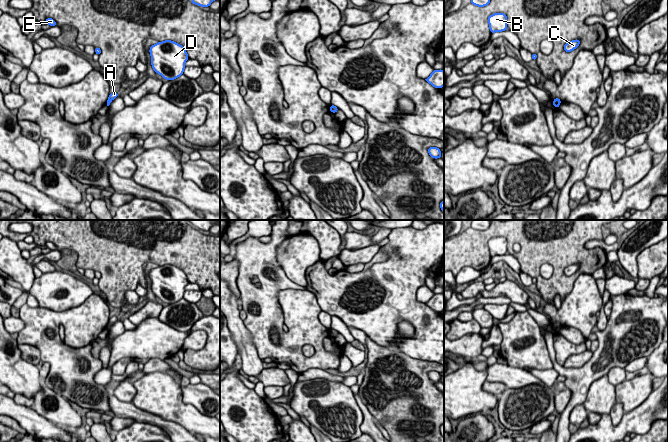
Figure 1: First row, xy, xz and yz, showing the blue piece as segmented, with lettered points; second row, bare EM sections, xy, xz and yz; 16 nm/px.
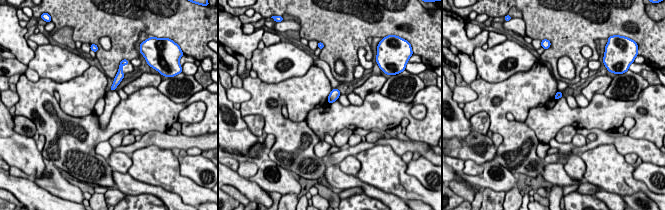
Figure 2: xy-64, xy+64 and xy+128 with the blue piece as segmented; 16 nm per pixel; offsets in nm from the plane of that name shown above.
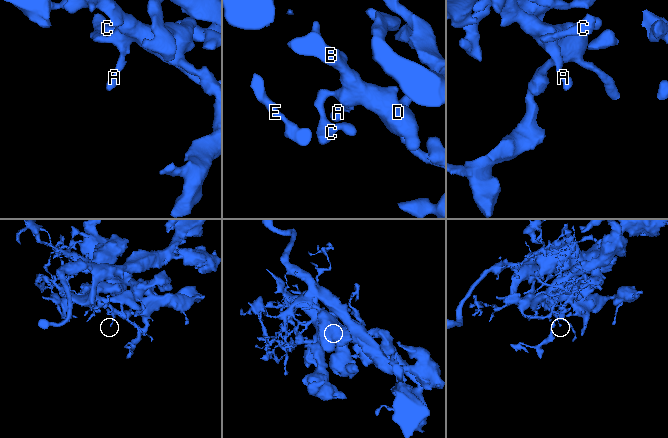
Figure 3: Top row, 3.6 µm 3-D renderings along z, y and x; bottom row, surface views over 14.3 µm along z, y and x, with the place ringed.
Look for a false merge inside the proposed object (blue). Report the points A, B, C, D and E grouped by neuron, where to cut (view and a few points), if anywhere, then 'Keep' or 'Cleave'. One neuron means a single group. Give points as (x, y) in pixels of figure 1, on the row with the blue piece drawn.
Groups: A B C D E. No split. Keep

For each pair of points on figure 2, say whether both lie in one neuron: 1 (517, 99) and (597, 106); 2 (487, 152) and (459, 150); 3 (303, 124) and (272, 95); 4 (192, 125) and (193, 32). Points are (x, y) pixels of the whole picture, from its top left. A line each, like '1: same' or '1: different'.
1: same
2: same
3: same
4: different

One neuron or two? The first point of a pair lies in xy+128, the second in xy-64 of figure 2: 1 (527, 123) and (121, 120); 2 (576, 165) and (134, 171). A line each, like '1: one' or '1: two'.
1: one
2: two

